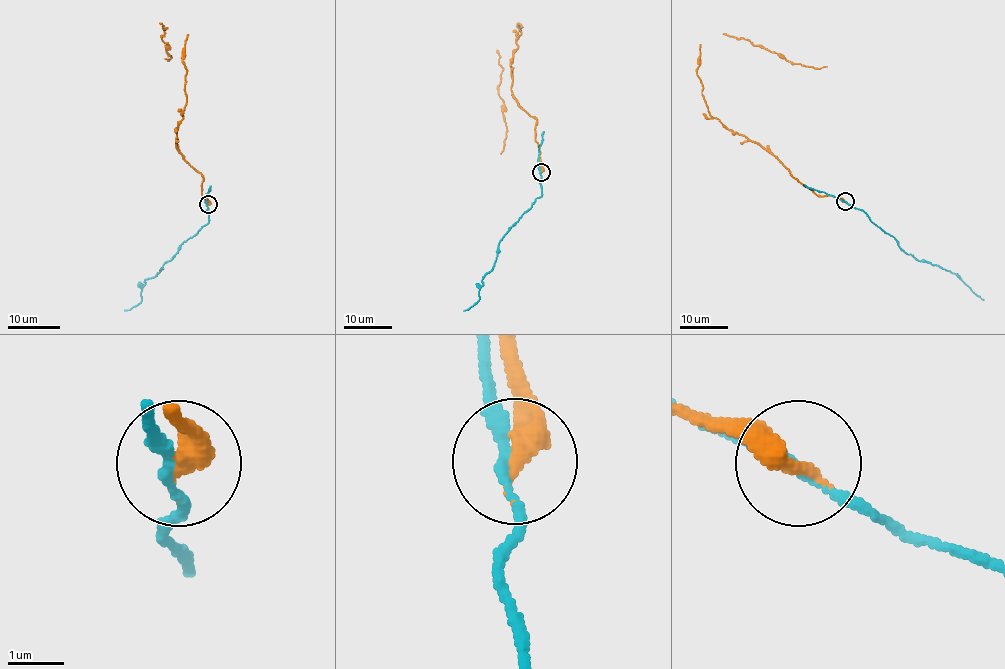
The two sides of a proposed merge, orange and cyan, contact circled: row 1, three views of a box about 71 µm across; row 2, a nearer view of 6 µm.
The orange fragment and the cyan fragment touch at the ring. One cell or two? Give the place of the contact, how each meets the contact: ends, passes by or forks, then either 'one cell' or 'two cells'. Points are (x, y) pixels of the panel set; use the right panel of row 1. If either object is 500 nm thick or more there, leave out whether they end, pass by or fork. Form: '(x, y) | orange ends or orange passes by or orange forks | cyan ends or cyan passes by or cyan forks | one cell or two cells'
(845, 201) | orange ends | cyan passes by | two cells

